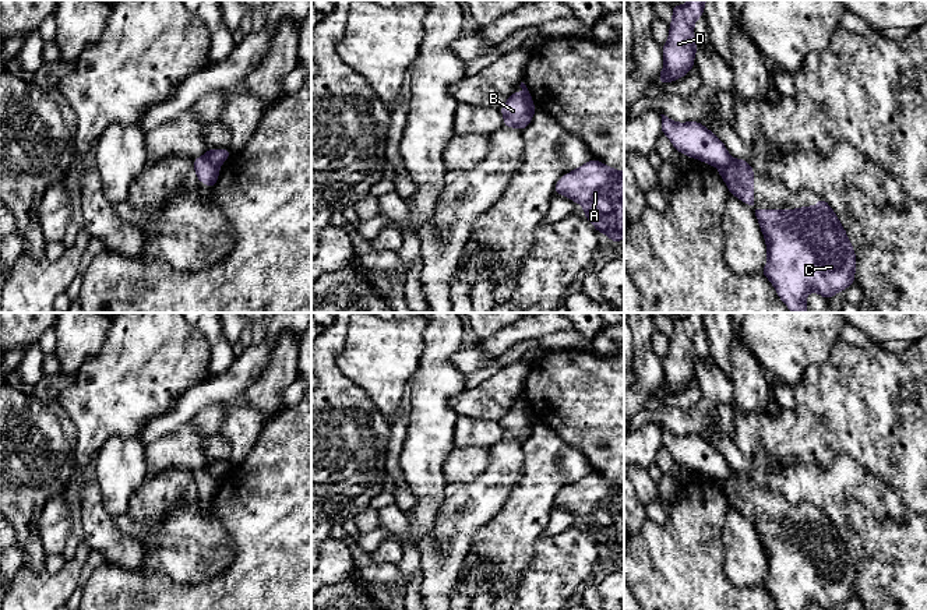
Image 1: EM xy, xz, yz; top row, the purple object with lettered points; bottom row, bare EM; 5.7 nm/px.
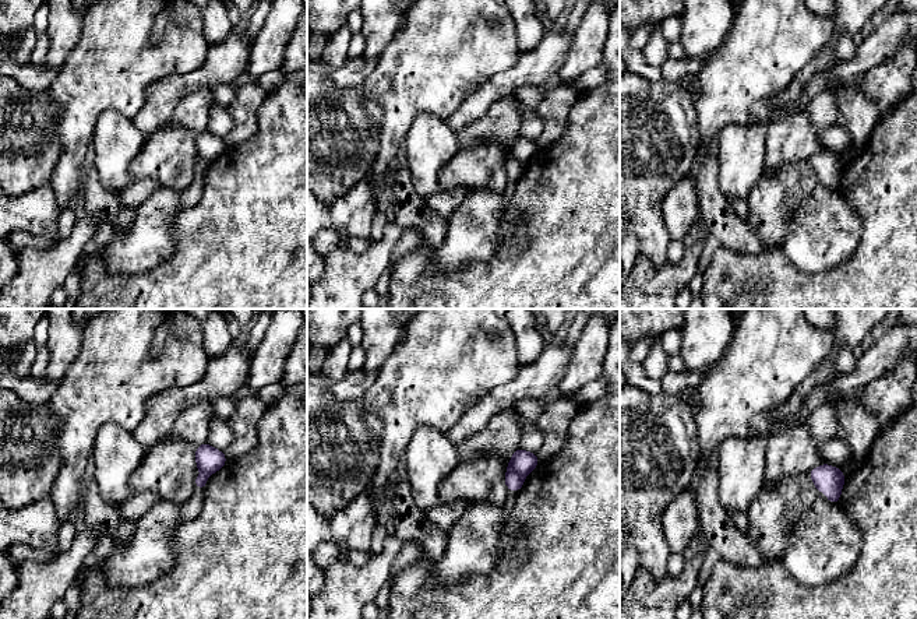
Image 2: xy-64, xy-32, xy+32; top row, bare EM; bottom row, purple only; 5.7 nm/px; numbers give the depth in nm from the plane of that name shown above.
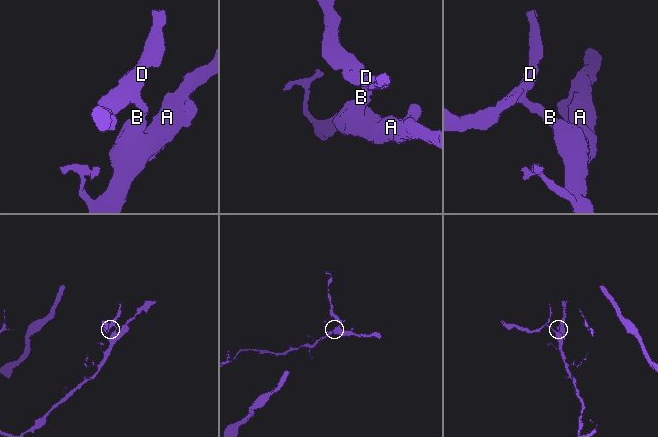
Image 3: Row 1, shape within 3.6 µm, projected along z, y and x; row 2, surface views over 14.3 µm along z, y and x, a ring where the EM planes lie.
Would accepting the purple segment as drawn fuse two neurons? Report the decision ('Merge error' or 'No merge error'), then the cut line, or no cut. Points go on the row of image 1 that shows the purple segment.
Merge error. Split along xy (204, 157), (218, 166)

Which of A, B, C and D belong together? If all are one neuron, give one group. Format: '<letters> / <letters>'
A B C / D

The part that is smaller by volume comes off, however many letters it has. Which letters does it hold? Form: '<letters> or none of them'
D

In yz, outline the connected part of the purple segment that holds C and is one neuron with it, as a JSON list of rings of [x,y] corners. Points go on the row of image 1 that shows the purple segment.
[[[730,159],[719,173],[729,191],[754,208],[768,251],[762,274],[793,313],[807,313],[808,292],[829,300],[854,283],[854,250],[825,200],[814,208],[758,209],[747,161]]]

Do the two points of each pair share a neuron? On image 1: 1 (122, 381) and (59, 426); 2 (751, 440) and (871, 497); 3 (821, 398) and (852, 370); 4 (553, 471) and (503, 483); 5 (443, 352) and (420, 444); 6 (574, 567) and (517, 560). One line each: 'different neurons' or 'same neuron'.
1: different neurons
2: different neurons
3: same neuron
4: different neurons
5: same neuron
6: different neurons

